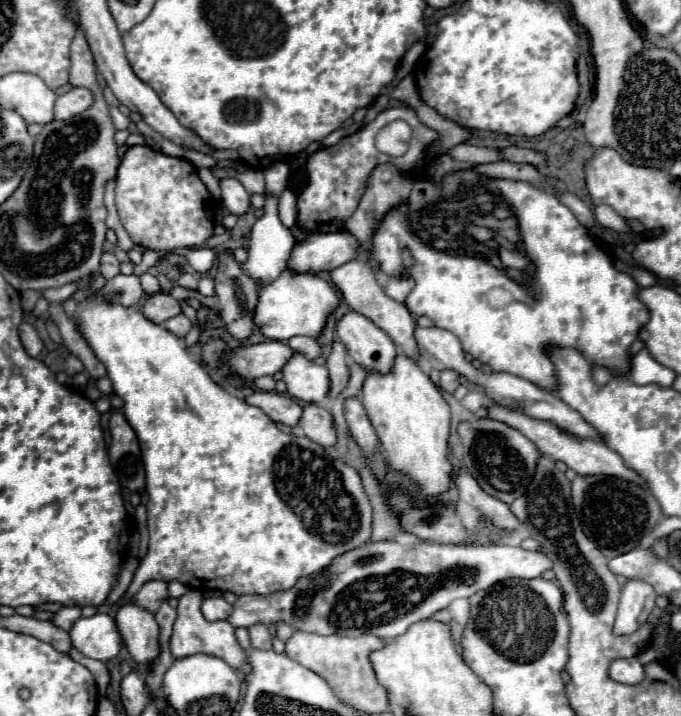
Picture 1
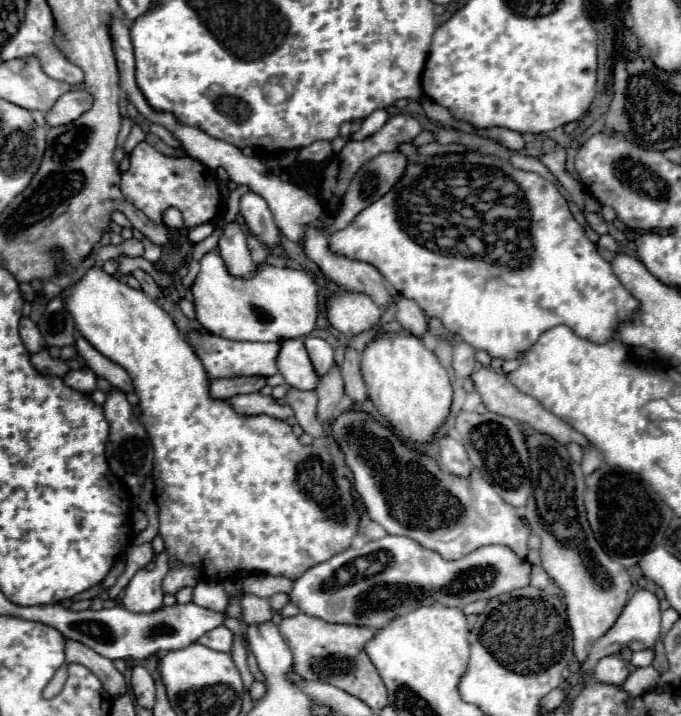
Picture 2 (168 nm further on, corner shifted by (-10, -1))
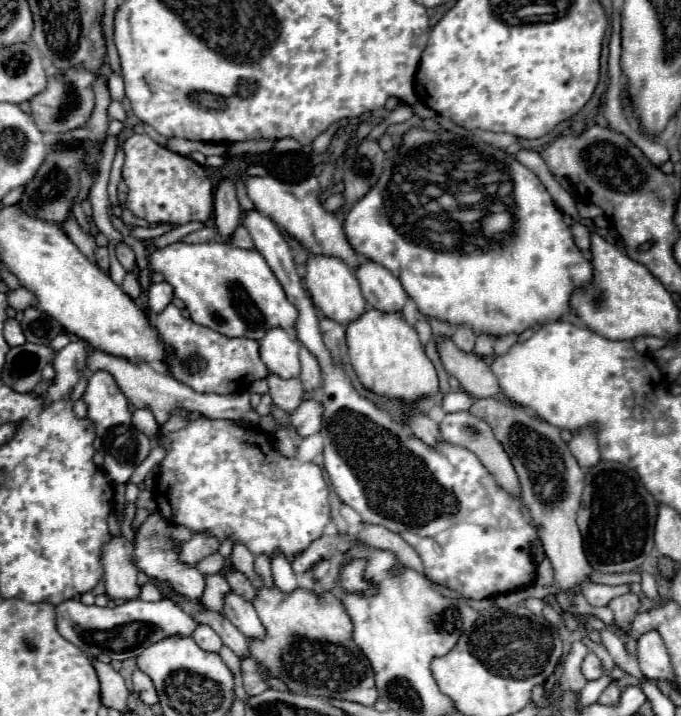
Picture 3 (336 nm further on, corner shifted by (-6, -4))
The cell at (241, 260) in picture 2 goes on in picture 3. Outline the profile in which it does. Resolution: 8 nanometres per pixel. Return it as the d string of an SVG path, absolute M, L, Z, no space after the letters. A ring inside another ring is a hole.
M221 179L215 189L215 225L223 237L229 237L239 225L241 207L235 195L235 183L231 179Z

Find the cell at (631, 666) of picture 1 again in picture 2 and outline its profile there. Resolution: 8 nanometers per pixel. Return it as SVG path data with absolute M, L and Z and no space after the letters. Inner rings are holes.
M605 656L597 662L595 666L595 678L601 680L601 682L607 682L607 684L615 684L615 686L621 686L625 684L629 676L629 666L625 660L621 660L619 656Z

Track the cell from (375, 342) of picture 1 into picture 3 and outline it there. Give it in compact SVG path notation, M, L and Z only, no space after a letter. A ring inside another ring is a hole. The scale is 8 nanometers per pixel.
M309 255L307 263L305 263L303 283L305 283L305 289L309 291L313 303L321 309L321 313L343 325L355 321L367 309L367 303L361 295L361 287L355 277L355 271L351 267L347 267L347 263L343 263L343 259L339 259L339 257Z

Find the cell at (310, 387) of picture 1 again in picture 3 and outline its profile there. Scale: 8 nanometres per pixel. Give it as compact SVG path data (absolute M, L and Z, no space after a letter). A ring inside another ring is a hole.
M273 327L259 341L261 361L267 365L269 373L275 373L283 379L299 375L299 349L301 343L287 329Z

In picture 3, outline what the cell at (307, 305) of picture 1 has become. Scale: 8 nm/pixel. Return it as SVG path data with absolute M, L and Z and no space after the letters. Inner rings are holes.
M177 241L149 255L149 265L173 287L173 295L185 303L195 323L227 337L261 339L267 329L289 329L297 321L297 309L287 301L283 287L257 249L239 249L227 243Z

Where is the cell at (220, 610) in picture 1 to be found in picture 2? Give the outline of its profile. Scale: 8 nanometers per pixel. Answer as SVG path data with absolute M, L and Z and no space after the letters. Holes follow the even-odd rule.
M199 582L193 588L193 602L201 608L207 608L207 610L225 612L227 606L229 606L229 596L227 596L221 582L215 582L215 584Z

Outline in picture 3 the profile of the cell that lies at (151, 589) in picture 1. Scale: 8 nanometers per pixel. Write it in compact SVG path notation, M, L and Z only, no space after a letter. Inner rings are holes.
M193 533L191 539L187 543L183 543L181 547L181 561L195 565L201 559L205 559L207 555L211 555L213 551L219 549L219 539L207 533Z

